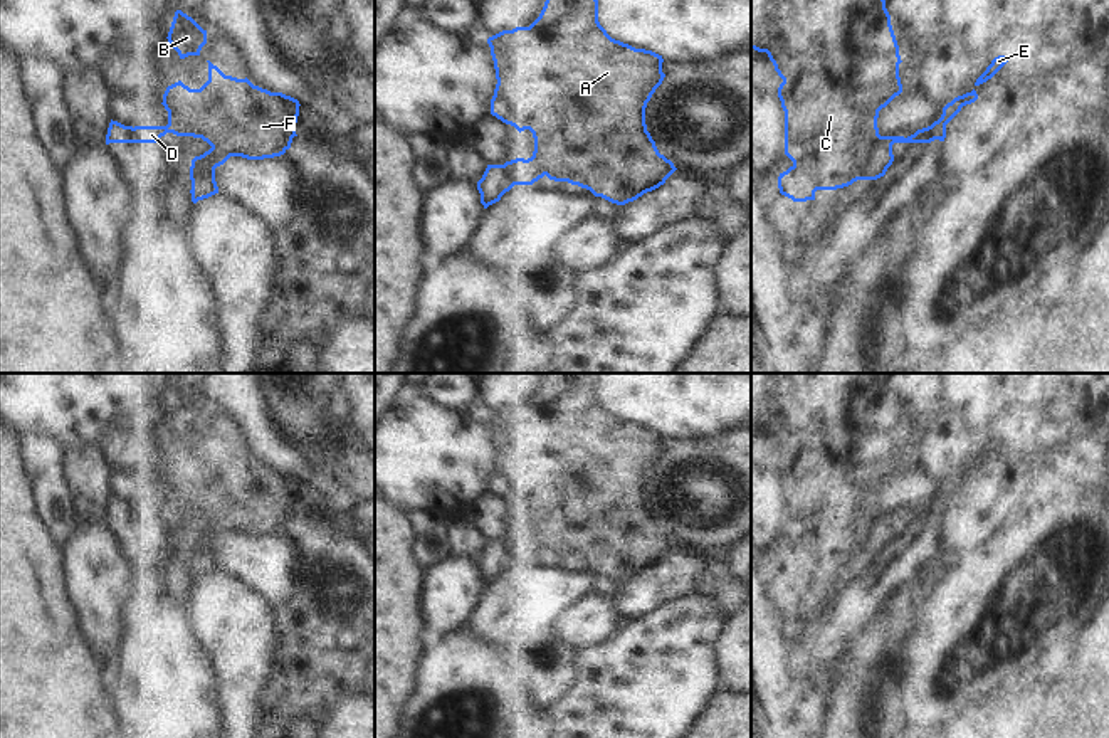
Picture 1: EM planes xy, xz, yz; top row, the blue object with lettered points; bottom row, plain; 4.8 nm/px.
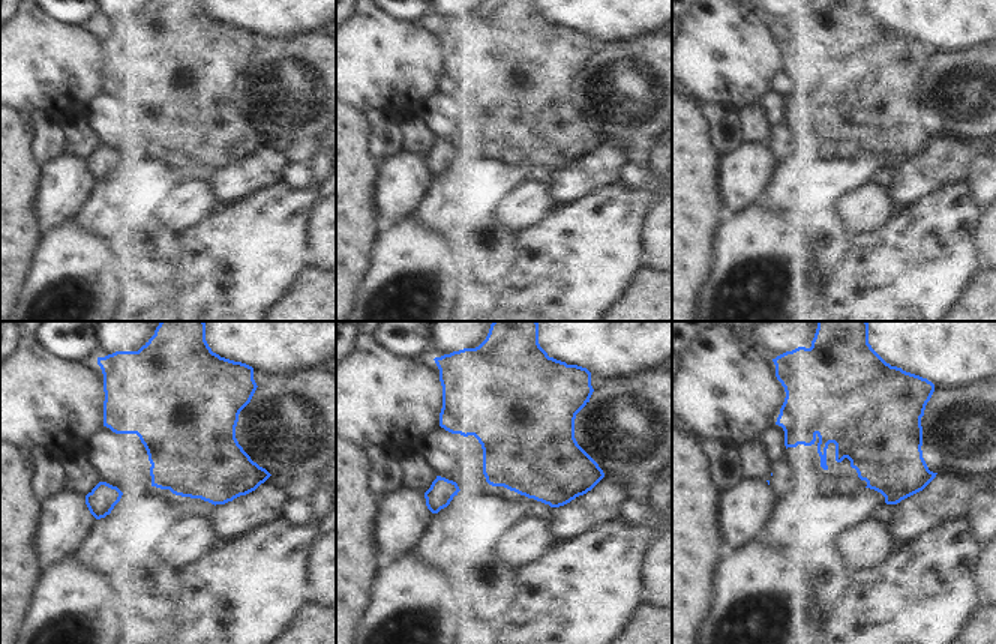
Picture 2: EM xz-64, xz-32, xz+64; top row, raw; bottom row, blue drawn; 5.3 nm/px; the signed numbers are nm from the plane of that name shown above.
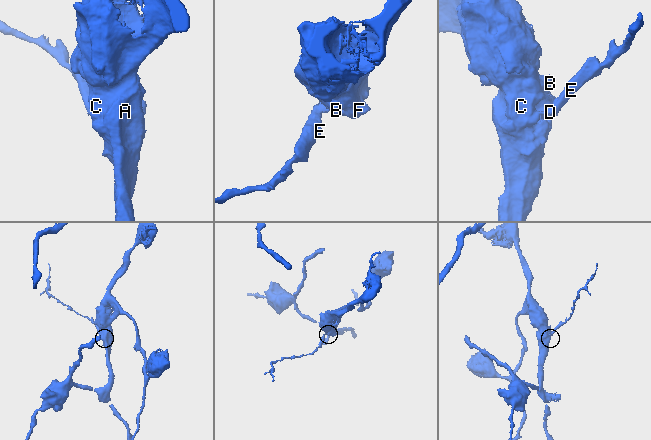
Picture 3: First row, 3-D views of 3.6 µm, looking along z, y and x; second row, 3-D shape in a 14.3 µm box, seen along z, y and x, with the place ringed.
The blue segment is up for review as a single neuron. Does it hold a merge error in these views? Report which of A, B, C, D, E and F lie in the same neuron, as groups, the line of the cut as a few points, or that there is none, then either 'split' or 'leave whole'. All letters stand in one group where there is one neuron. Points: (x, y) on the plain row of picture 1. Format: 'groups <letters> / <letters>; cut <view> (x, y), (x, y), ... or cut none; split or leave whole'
groups A B C D F / E; cut xz (503, 542), (503, 547), (515, 560); split

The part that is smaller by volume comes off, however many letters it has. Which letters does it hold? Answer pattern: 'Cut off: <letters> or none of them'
Cut off: E

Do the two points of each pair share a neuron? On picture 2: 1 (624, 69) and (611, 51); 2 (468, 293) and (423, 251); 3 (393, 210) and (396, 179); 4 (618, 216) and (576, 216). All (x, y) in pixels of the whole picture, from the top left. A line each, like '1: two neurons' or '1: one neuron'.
1: one neuron
2: one neuron
3: one neuron
4: one neuron

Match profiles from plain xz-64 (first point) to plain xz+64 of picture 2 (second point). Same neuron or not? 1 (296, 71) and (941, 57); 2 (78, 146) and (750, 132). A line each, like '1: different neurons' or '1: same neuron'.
1: same neuron
2: same neuron

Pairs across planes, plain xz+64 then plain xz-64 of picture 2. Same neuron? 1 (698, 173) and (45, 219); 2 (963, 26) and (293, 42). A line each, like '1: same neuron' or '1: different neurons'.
1: different neurons
2: different neurons

